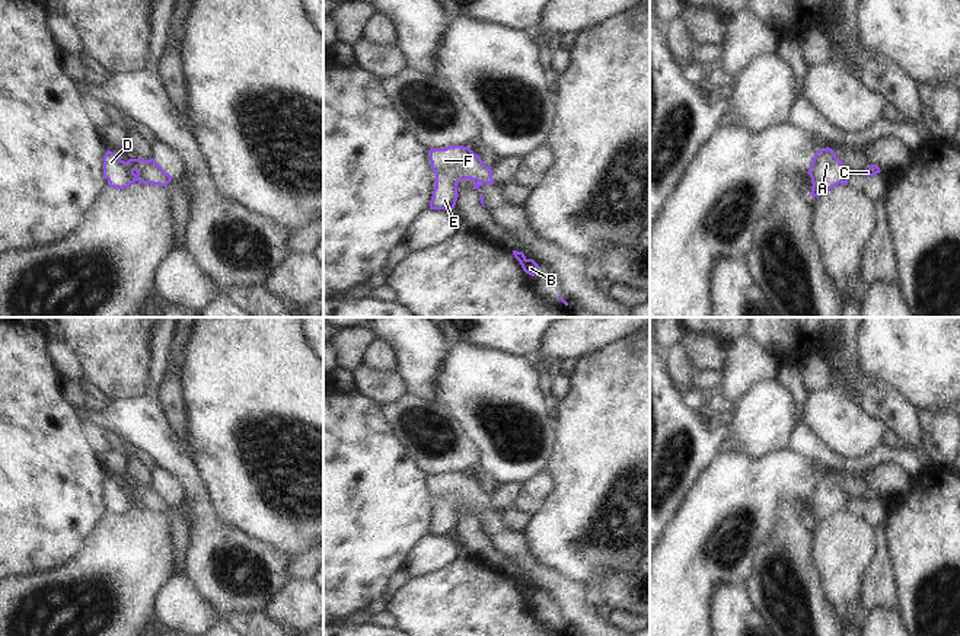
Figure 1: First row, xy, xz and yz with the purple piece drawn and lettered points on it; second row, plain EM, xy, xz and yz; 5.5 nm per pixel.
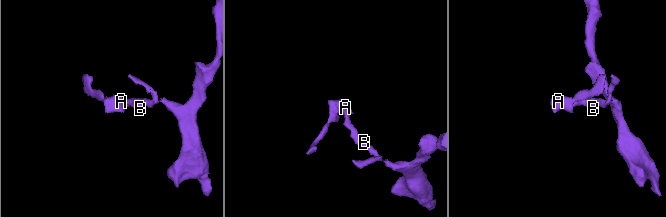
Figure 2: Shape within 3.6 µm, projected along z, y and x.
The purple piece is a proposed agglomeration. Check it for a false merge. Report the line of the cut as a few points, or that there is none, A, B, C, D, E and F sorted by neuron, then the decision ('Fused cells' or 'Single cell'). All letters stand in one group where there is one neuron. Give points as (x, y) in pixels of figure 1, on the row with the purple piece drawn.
No split. Groups: A B C D E F. Single cell.

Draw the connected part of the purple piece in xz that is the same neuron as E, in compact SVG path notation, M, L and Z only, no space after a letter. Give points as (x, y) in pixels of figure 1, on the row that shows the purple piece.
M471 147L430 148L430 162L436 173L430 210L453 210L459 196L457 183L460 180L473 180L475 189L479 189L482 183L494 183L492 170Z

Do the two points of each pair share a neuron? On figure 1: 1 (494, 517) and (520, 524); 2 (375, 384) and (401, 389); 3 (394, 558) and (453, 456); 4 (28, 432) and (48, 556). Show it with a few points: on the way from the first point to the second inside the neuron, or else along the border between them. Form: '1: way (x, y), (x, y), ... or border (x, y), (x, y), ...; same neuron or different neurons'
1: border (503, 513), (513, 530), (525, 533); different neurons
2: way (380, 386), (395, 389); same neuron
3: border (408, 447), (408, 451), (430, 473); different neurons
4: way (28, 463), (28, 507), (37, 526); same neuron

